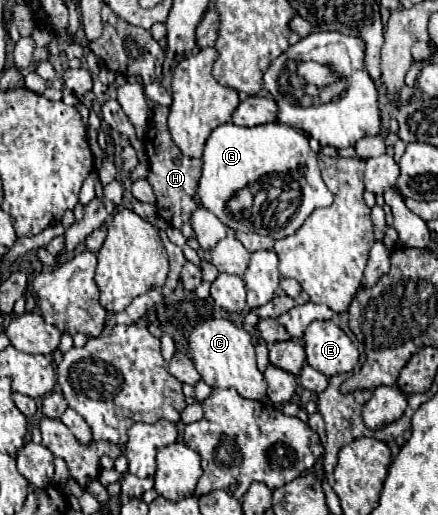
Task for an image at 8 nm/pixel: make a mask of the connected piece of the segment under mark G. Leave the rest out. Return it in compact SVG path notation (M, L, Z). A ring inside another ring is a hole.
M231 122L217 126L205 144L203 174L197 194L201 198L201 206L211 210L227 228L257 232L275 240L295 234L315 208L323 208L333 202L333 194L321 178L317 154L311 150L307 136L281 122L253 128L235 126ZM261 182L269 184L273 200L265 198L261 204L253 202L245 208L245 212L229 212L227 202L237 196L239 190Z

